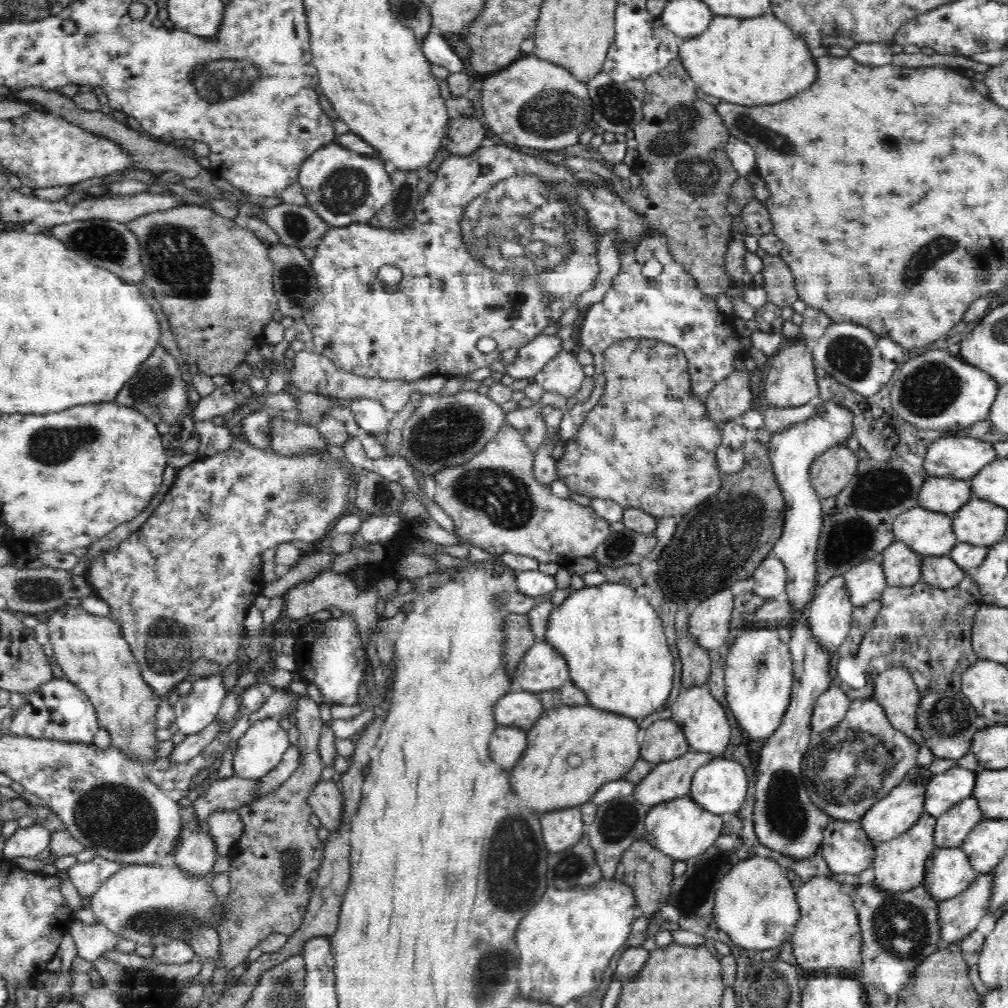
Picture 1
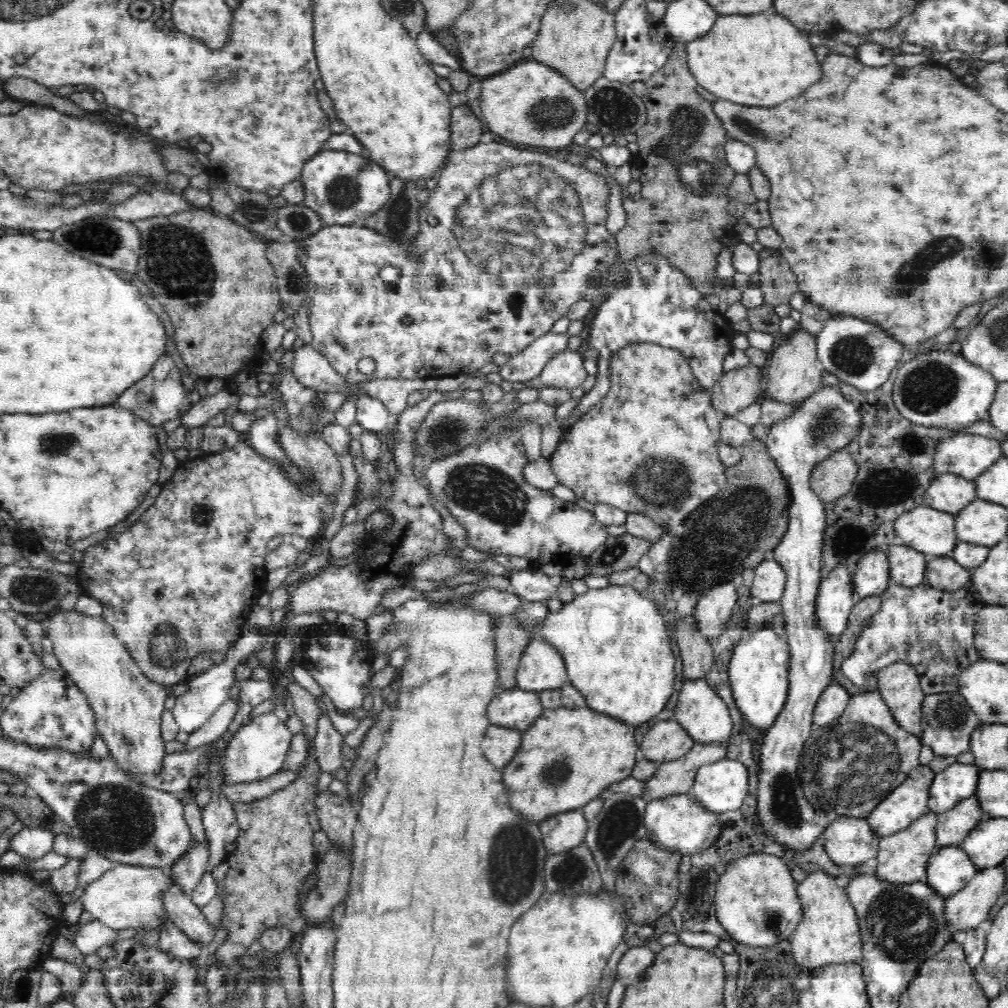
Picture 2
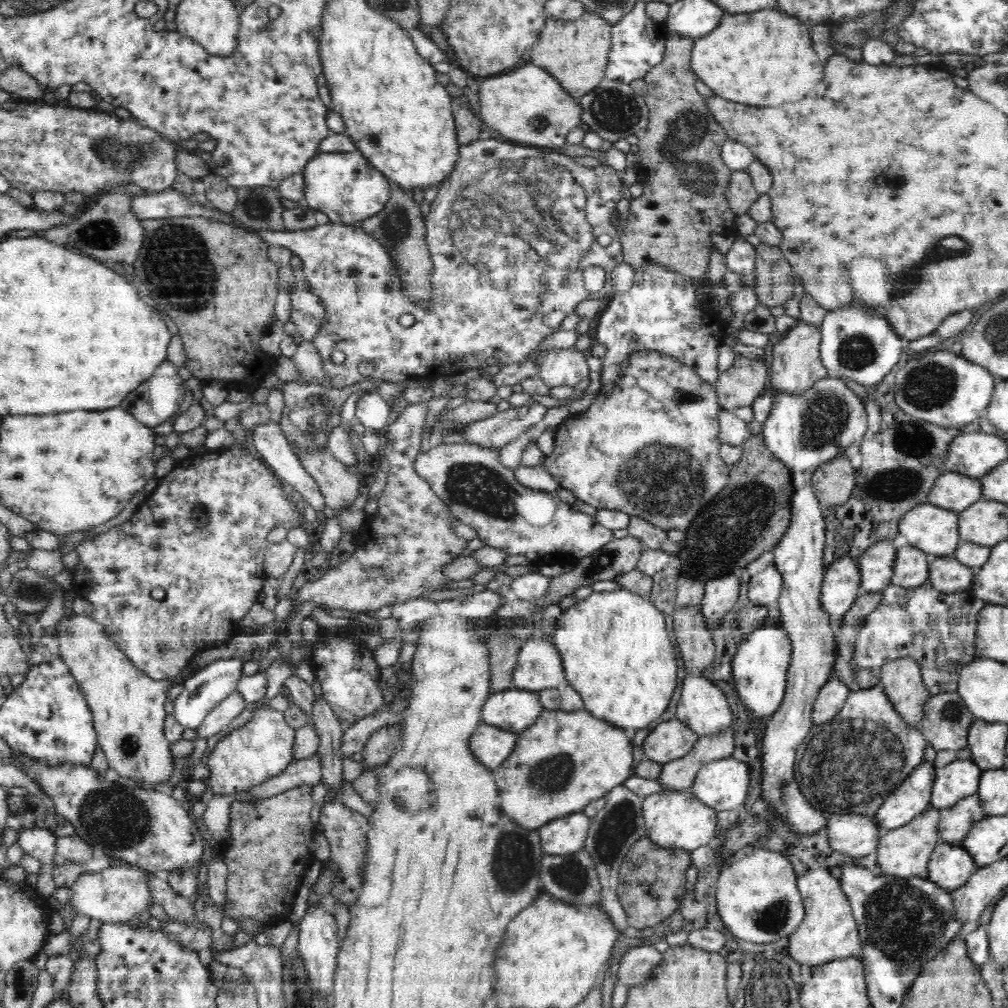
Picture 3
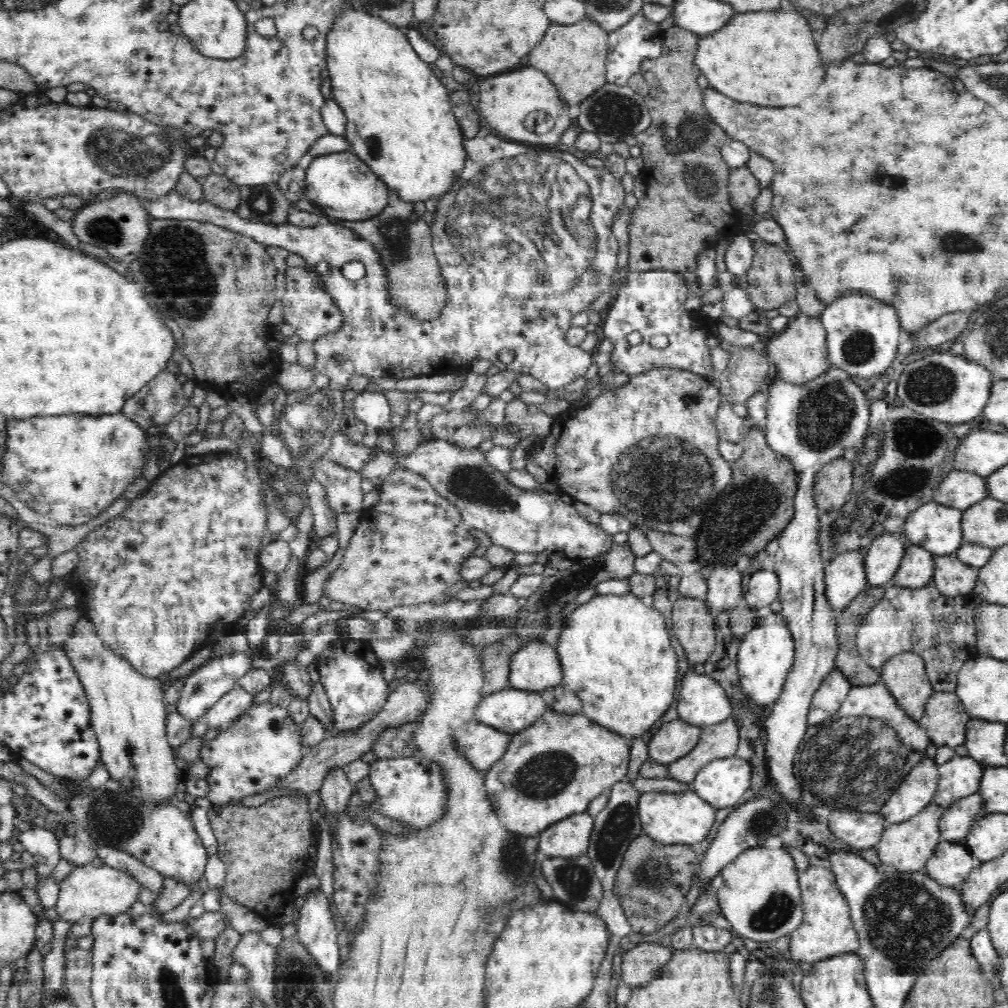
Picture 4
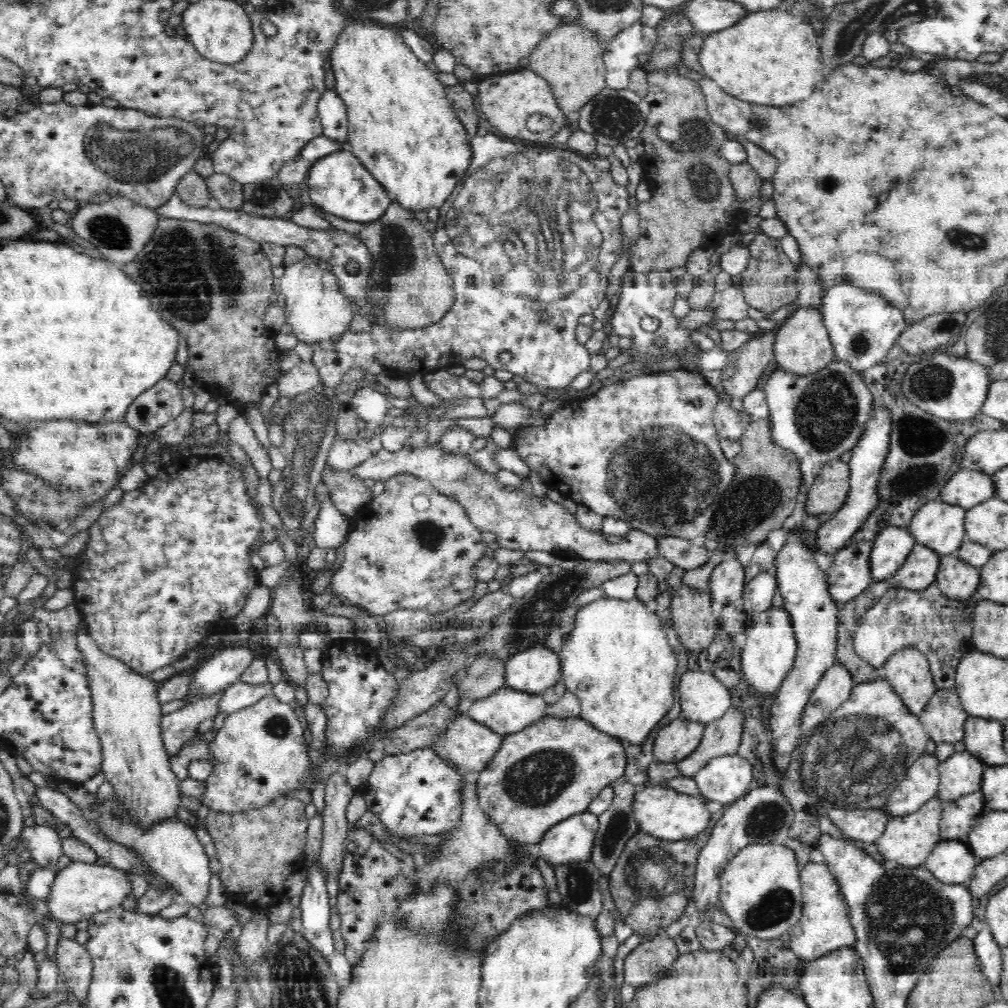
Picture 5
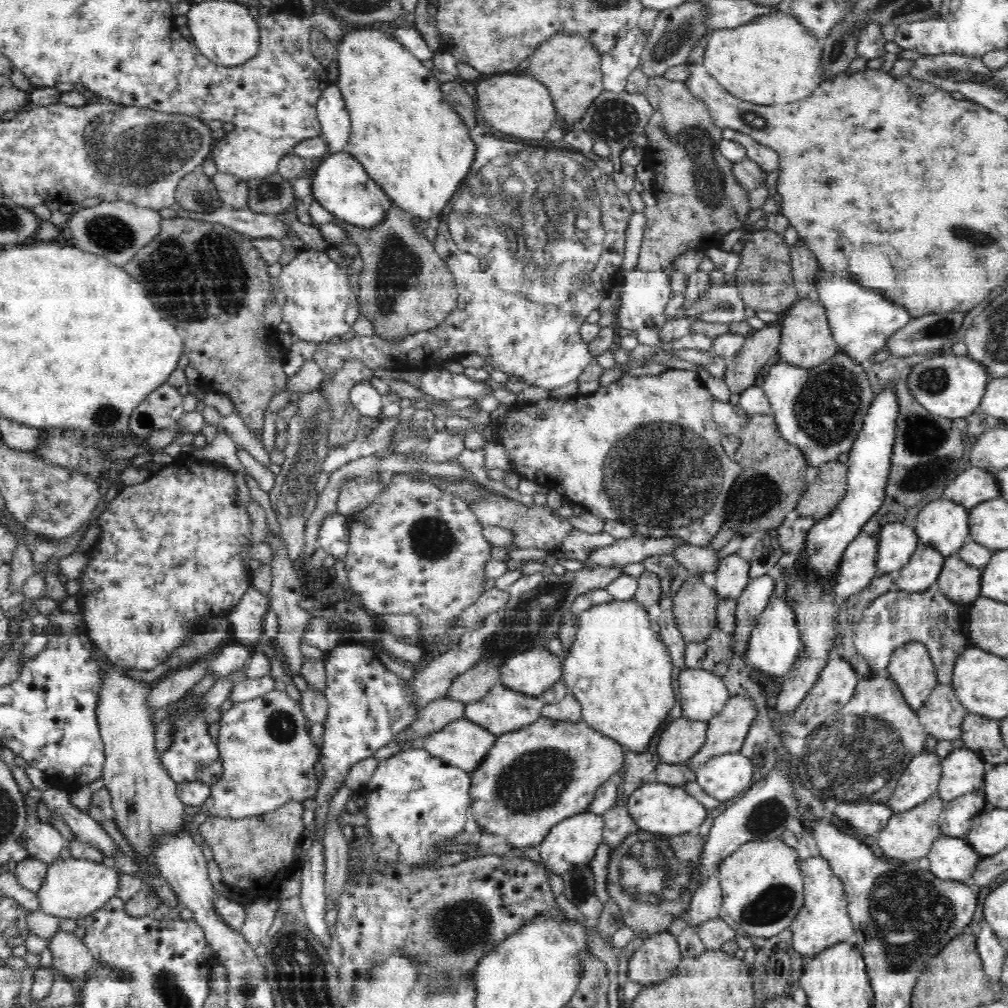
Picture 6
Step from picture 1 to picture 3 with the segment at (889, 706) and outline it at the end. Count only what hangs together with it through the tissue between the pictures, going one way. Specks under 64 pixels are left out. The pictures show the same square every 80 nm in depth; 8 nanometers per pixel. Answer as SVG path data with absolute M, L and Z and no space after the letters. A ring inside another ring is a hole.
M910 657L888 661L881 668L880 686L904 721L912 728L920 728L924 705L931 694L924 685L919 662Z

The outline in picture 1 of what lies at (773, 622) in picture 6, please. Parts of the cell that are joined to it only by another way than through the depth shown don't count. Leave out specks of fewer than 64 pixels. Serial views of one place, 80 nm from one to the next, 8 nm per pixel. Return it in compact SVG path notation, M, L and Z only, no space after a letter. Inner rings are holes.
M756 626L738 635L730 645L725 665L726 700L738 726L750 740L768 740L780 727L788 708L793 686L793 661L786 645L778 635L777 627Z

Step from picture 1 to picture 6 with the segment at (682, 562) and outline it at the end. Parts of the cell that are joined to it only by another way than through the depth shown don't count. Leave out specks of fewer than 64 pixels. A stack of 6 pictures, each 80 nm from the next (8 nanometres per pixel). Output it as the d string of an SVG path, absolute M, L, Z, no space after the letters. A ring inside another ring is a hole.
M764 413L748 417L749 421L741 428L737 437L740 439L740 446L737 448L734 457L736 463L742 466L741 473L733 482L729 490L727 500L728 524L734 524L733 531L735 538L752 536L756 532L769 532L772 528L777 529L789 512L795 510L801 495L805 492L807 458L804 457L802 449L796 444L791 444L780 435L778 425L775 423L775 415Z

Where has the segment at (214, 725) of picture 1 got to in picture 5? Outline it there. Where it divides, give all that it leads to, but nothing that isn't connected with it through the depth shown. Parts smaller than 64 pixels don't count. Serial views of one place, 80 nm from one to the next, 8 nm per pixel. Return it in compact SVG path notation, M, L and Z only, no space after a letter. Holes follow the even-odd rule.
M238 680L234 685L224 690L220 698L217 713L230 716L232 712L246 708L273 694L273 686L268 682L264 685L250 685Z

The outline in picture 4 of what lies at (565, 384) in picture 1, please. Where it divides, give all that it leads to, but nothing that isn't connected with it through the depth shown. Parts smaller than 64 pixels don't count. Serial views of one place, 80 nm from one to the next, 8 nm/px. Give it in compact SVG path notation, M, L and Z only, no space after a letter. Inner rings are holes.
M487 133L479 134L472 139L467 139L465 142L465 147L467 151L467 162L463 166L463 176L457 182L453 188L453 192L445 194L443 198L438 200L438 206L435 211L434 222L430 224L430 234L433 243L433 250L438 260L438 265L440 265L441 277L445 280L445 287L448 293L448 300L446 301L445 307L442 307L442 312L438 318L434 320L417 320L416 318L411 318L411 314L402 307L398 305L392 305L390 302L390 295L388 295L388 277L386 277L386 269L384 265L381 264L381 257L373 248L373 245L368 241L364 241L360 235L356 234L352 230L347 230L340 226L336 226L332 223L314 226L314 227L300 227L298 225L292 225L287 223L280 223L274 225L273 223L268 224L264 221L252 221L249 218L240 217L234 211L227 209L222 209L208 202L202 200L202 202L193 202L192 200L187 200L183 198L176 190L168 192L163 199L156 200L155 203L144 203L142 202L144 209L148 210L148 214L151 214L152 219L173 219L173 220L196 220L201 223L211 223L222 228L228 228L229 231L239 232L241 235L246 235L252 238L255 242L267 245L267 246L278 246L289 251L289 253L296 253L300 255L304 261L306 261L306 266L311 268L316 268L321 262L326 262L329 264L329 279L326 281L326 291L334 295L334 300L336 305L343 310L345 314L345 323L342 328L335 334L324 335L319 339L314 341L315 351L316 351L316 372L319 374L324 374L328 376L329 385L328 388L332 390L342 390L348 382L348 378L352 376L353 373L363 373L364 376L371 377L382 377L384 378L412 378L412 376L434 376L434 374L441 374L442 372L447 372L450 369L467 369L474 360L491 360L496 368L500 371L503 370L514 370L520 371L522 374L530 374L534 378L537 378L542 382L547 388L552 390L558 390L562 388L565 384L570 384L573 380L580 376L586 374L586 370L590 368L592 364L592 355L590 352L584 351L579 347L579 345L572 346L565 341L564 335L566 331L570 330L572 314L576 314L578 310L576 308L582 308L582 306L576 306L580 302L592 302L596 300L598 292L596 292L596 286L592 290L584 290L586 284L592 284L594 282L605 283L605 289L609 288L613 284L612 277L615 276L616 266L618 266L618 252L619 243L612 233L612 225L614 222L614 217L618 213L618 210L625 206L626 190L624 190L621 180L615 178L609 169L604 166L602 168L590 167L584 163L583 158L579 156L572 155L569 152L558 151L558 152L540 152L540 150L528 150L525 143L504 141L495 135L489 135ZM357 261L365 266L365 277L359 280L348 280L344 277L342 273L342 266L350 262ZM596 270L598 272L598 277L592 277L591 271ZM504 348L510 348L514 350L514 359L510 364L505 364L500 361L500 350ZM335 354L341 354L343 356L343 361L341 363L335 363L333 358Z

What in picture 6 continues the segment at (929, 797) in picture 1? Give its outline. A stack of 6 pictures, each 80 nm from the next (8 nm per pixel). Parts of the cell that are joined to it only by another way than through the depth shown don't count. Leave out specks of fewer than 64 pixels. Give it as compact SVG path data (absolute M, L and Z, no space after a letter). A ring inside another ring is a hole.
M964 746L954 748L941 761L941 779L936 794L949 802L960 796L982 789L986 763L978 752Z

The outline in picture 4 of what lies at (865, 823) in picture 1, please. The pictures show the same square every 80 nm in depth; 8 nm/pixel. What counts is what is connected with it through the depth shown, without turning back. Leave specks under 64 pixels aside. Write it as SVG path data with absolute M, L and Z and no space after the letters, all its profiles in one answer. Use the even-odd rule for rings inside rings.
M925 756L910 770L899 788L879 810L882 818L885 818L886 827L908 820L932 803L938 790L938 767L934 758Z

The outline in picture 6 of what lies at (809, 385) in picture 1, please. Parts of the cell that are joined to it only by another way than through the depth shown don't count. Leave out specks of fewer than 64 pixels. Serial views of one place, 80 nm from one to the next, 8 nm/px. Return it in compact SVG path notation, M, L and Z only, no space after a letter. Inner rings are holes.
M818 298L798 299L786 313L786 318L782 320L781 339L777 348L778 361L788 361L791 364L808 367L824 364L824 360L839 352L839 345L836 344L831 332L831 324L828 322L827 310Z

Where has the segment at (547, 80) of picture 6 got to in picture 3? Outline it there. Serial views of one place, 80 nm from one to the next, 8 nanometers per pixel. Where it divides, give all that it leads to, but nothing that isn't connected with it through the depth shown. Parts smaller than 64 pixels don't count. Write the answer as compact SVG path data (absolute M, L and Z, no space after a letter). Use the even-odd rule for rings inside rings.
M584 11L571 21L547 17L538 42L531 48L530 62L548 71L560 87L568 91L570 98L579 100L605 79L608 55L612 48L612 28L606 19L590 11Z

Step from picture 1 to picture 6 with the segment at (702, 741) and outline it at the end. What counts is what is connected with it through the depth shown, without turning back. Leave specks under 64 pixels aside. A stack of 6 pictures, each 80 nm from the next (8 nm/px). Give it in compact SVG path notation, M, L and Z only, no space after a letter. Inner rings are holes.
M685 669L678 680L685 719L708 722L732 696L723 680L706 670Z

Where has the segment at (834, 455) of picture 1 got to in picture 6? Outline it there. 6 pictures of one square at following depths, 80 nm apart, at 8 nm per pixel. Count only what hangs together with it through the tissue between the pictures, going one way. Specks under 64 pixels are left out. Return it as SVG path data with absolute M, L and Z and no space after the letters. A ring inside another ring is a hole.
M831 461L819 467L819 473L795 508L800 516L821 519L828 516L847 492L847 464Z

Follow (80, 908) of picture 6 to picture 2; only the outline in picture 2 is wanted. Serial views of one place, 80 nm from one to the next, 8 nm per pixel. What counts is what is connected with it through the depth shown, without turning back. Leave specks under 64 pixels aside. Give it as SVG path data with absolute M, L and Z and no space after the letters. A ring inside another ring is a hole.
M117 863L114 868L104 872L98 880L86 886L82 894L82 902L86 912L90 912L94 919L102 921L114 930L132 929L139 935L156 930L160 936L164 926L162 922L170 920L164 907L164 892L172 888L179 889L172 880L166 868L146 868Z

